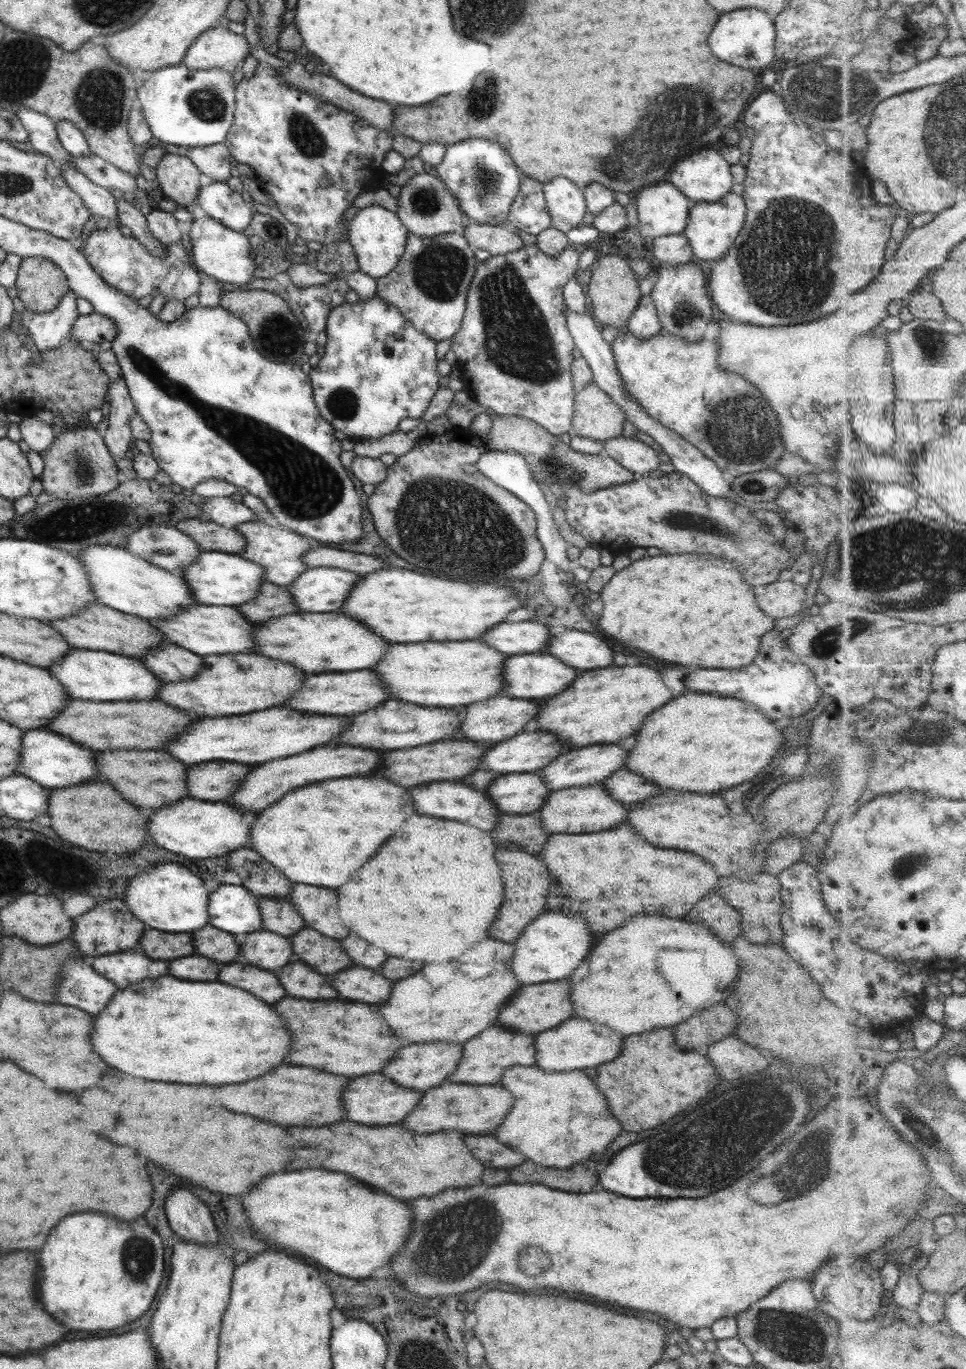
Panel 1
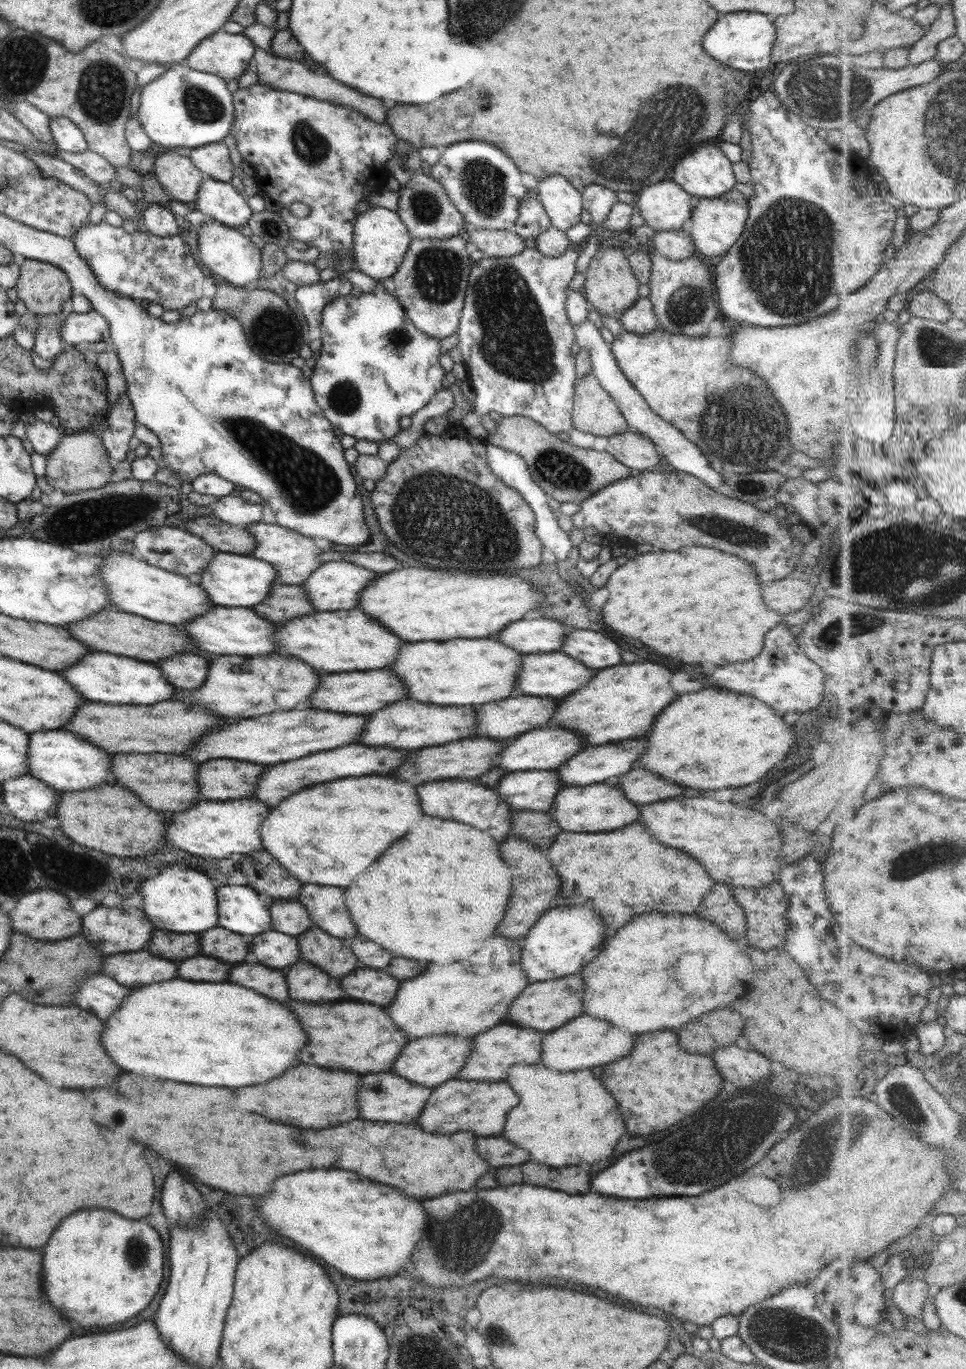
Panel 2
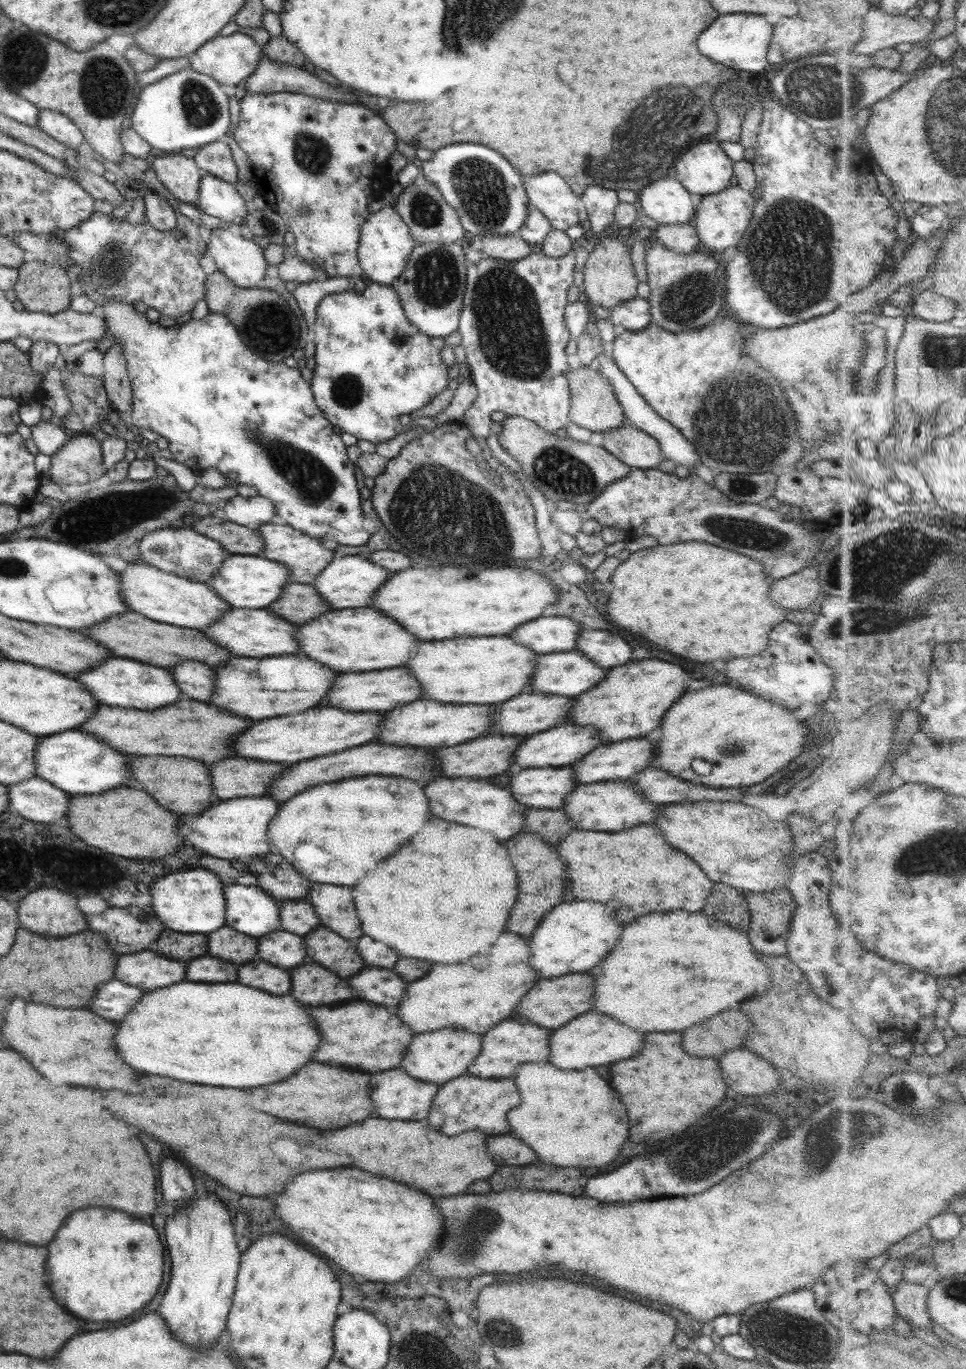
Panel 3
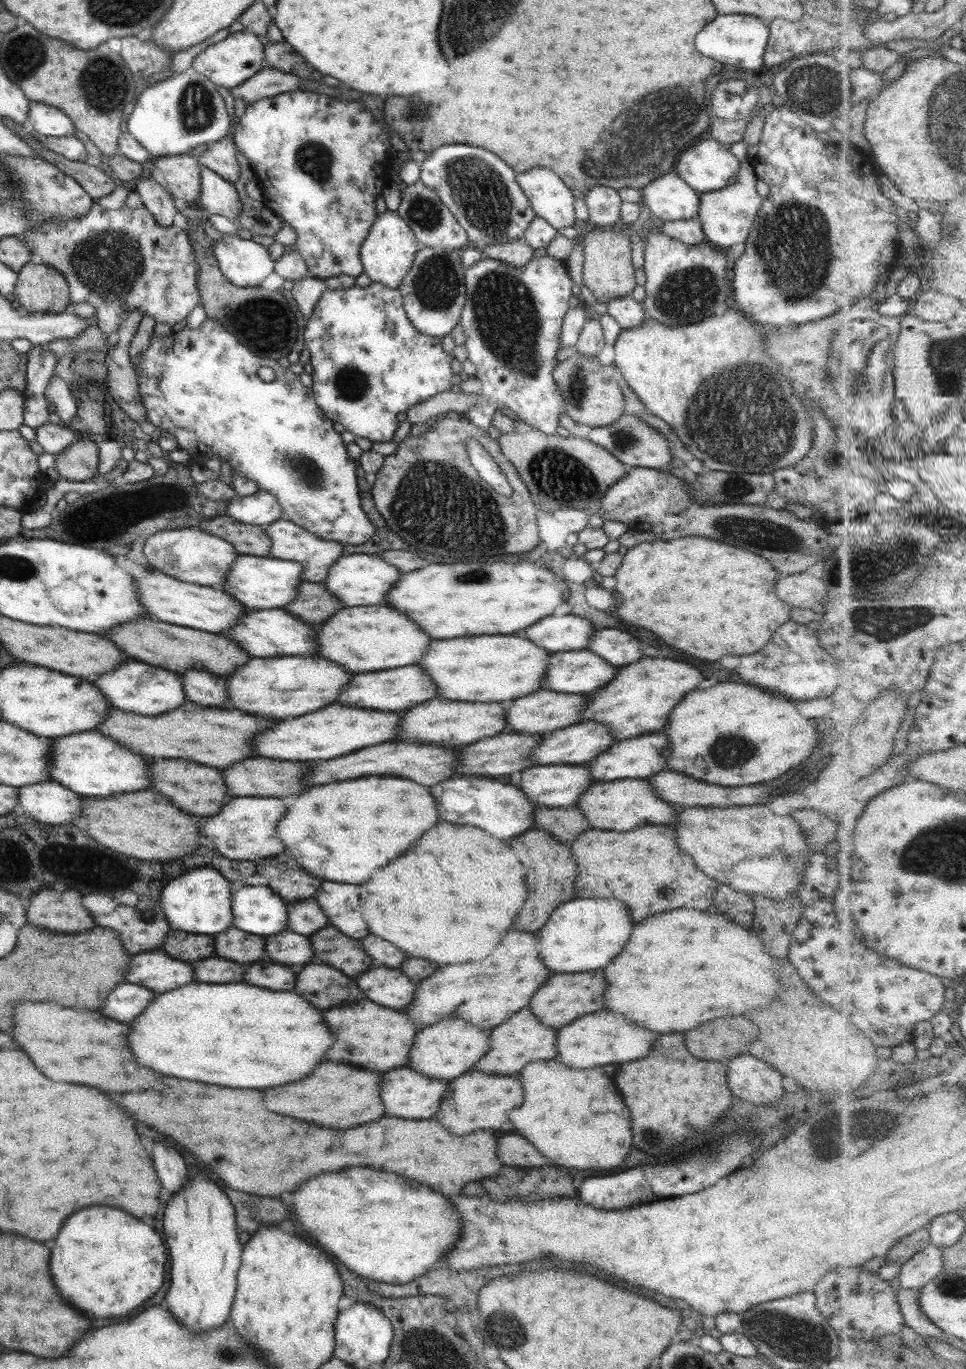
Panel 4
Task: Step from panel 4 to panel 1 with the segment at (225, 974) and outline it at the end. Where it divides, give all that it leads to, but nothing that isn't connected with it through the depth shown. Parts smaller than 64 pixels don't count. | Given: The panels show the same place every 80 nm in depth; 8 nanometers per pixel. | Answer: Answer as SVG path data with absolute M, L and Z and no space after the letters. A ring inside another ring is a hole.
M193 954L169 961L167 975L189 982L213 982L218 980L217 972L224 965L224 963Z

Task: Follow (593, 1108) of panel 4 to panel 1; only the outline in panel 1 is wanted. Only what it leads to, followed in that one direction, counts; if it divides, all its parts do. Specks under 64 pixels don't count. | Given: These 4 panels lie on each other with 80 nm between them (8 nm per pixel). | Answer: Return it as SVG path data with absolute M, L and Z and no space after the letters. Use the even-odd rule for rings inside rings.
M511 1066L499 1082L515 1096L515 1104L505 1122L497 1128L497 1140L511 1150L521 1152L527 1160L549 1166L567 1168L579 1164L605 1148L619 1136L619 1122L611 1116L603 1094L583 1072L543 1072L531 1066Z

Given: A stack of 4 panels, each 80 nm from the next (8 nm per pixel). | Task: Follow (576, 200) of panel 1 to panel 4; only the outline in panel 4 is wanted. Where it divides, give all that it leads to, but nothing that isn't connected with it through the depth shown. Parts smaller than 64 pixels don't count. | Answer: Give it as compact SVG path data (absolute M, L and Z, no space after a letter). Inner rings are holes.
M531 168L516 176L517 186L536 216L556 231L577 223L572 205L575 198L551 170Z

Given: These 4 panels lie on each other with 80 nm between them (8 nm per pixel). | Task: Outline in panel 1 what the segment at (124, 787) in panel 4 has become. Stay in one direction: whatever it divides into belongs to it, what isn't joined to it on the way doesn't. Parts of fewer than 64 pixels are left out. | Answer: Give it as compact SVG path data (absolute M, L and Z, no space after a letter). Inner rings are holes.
M31 729L24 731L20 742L20 763L16 772L30 778L46 789L77 786L88 781L99 780L96 766L97 752L71 742L67 737L55 734L50 730Z

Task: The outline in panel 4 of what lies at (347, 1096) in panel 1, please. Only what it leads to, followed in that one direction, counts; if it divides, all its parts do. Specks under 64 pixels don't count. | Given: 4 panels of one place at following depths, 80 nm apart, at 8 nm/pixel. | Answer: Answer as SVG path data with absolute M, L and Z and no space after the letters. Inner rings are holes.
M407 1067L391 1069L381 1075L379 1086L381 1086L381 1100L385 1104L385 1115L397 1116L397 1118L413 1118L413 1120L431 1118L437 1112L445 1086L448 1084L448 1081L429 1078L427 1075Z

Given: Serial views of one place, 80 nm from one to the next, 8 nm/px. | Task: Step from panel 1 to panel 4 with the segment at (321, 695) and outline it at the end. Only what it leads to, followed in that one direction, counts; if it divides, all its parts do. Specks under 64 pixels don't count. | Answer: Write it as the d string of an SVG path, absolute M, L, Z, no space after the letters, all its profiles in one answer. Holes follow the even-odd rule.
M403 666L395 670L381 670L375 674L355 674L337 702L343 706L363 706L371 710L407 710L435 698L435 694L438 694L435 683L429 680L429 676L419 666Z

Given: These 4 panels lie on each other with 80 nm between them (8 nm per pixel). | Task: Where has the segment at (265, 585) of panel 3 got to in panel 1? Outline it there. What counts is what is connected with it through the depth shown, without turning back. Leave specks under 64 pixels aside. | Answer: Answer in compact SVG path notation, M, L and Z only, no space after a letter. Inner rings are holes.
M201 551L192 564L179 572L187 590L191 590L197 604L203 606L240 606L255 598L263 585L263 568L254 562L222 551Z

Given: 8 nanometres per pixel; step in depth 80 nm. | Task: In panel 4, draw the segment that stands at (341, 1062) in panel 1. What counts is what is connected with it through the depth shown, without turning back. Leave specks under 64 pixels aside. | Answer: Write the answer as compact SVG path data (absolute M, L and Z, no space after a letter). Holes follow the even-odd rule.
M359 1000L353 1006L345 1006L345 1008L331 1008L323 1014L329 1030L335 1034L335 1044L331 1046L327 1060L331 1062L349 1062L367 1070L375 1070L375 1072L385 1072L385 1070L399 1069L407 1066L409 1049L413 1044L415 1033L417 1032L414 1022L409 1020L406 1014L401 1014L401 1010L395 1010L378 1006L369 1000Z

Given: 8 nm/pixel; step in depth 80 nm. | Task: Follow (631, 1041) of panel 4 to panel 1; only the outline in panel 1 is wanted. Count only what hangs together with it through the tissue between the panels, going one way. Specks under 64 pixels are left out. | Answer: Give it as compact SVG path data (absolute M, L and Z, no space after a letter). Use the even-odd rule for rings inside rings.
M564 1020L559 1026L534 1034L535 1064L541 1070L583 1070L593 1068L603 1062L611 1062L619 1056L623 1048L623 1036L603 1024L587 1022L587 1020Z

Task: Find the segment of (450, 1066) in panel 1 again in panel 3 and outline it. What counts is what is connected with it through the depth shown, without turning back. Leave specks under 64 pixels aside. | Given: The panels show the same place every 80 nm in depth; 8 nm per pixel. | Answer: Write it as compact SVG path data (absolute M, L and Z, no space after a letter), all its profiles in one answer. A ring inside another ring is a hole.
M443 1028L435 1032L415 1033L406 1048L399 1064L405 1072L423 1082L442 1085L452 1078L465 1073L481 1050L482 1038L478 1034L459 1030L459 1028Z

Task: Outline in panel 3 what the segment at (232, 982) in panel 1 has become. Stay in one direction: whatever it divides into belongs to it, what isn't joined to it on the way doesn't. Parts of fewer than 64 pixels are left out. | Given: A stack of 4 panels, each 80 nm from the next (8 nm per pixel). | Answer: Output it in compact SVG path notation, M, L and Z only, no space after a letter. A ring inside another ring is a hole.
M261 958L249 960L239 968L237 982L243 986L251 986L269 994L287 994L290 990L289 970L267 964Z

